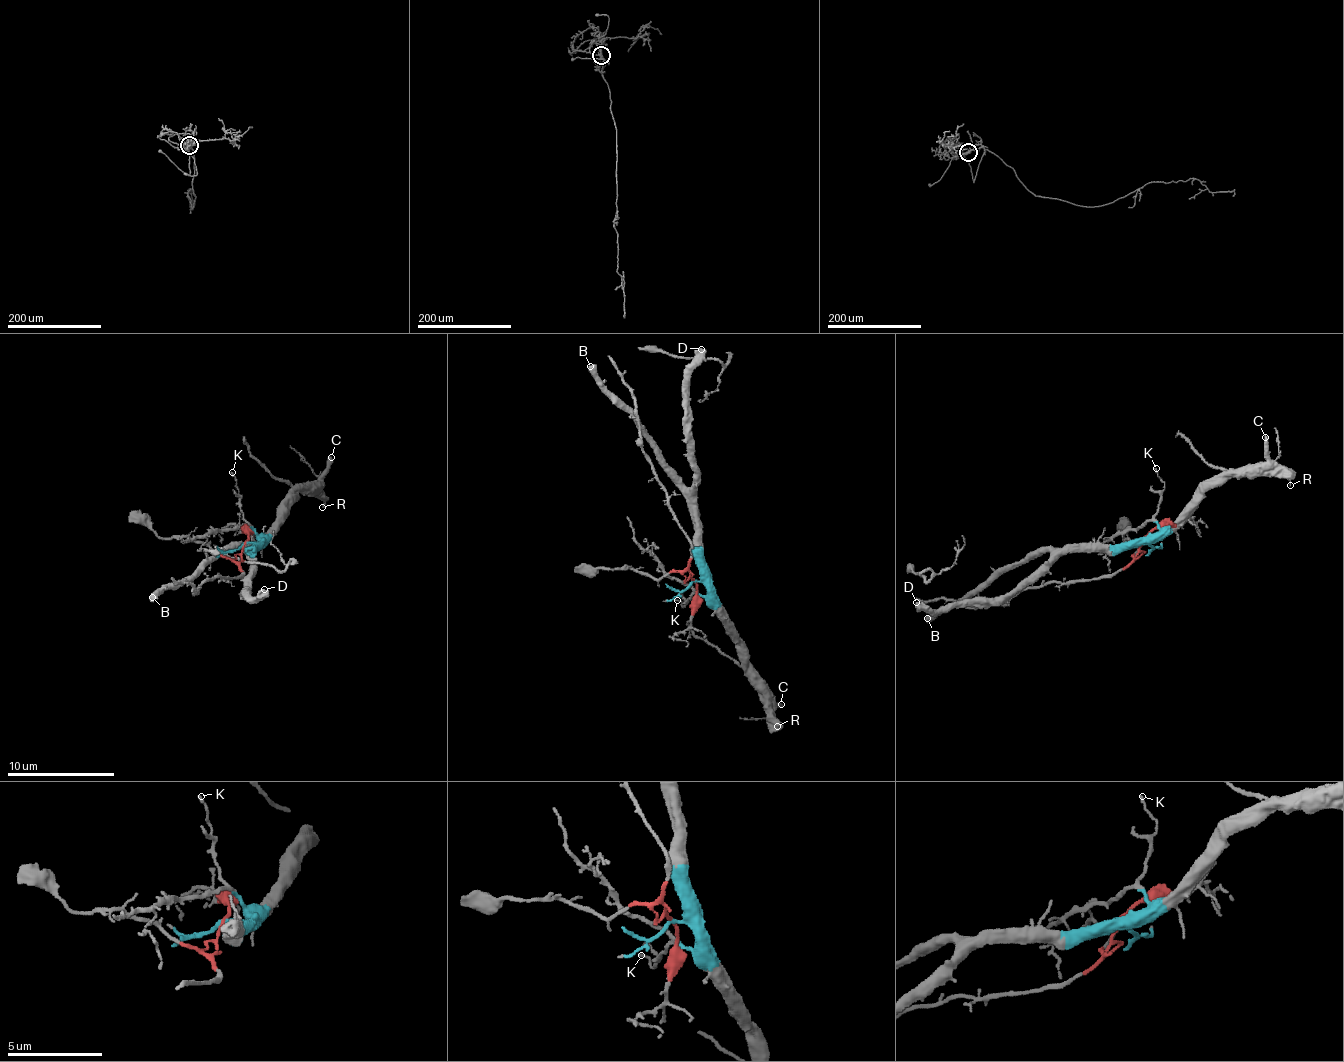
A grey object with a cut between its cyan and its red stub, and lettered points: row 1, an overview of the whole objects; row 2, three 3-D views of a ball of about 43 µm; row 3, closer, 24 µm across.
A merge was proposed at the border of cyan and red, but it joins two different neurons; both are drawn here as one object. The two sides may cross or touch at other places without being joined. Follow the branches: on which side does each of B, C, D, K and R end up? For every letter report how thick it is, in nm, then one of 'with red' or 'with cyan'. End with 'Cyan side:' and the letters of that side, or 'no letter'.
B: 500 nm | with cyan
C: 280 nm | with cyan
D: 600 nm | with cyan
K: 120 nm | with cyan
R: 300 nm | with cyan
Cyan side: B, C, D, K, R

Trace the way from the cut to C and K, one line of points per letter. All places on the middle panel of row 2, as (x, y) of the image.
C: (694, 580), (705, 586), (712, 605), (742, 646), (757, 687), (769, 702), (781, 704)
K: (694, 580), (705, 586), (704, 597), (695, 593), (685, 606), (676, 600)

